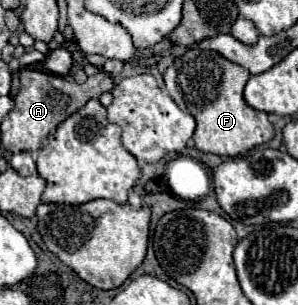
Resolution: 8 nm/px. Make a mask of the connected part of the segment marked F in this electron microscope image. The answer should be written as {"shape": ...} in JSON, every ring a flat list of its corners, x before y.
{"shape":[[190,47,164,71,164,83,170,97,196,119,194,143,202,153,238,157,274,137,268,115,252,109,242,97,248,77,250,73,244,67,224,59,216,51,200,47]]}

